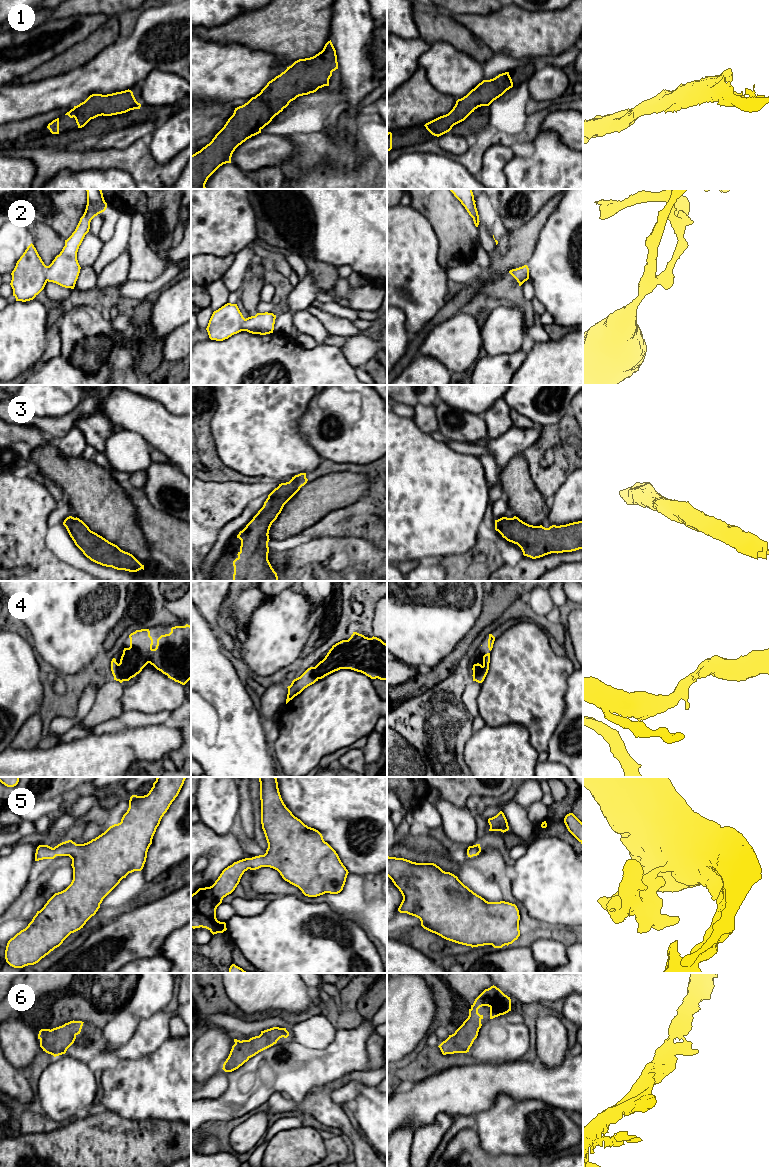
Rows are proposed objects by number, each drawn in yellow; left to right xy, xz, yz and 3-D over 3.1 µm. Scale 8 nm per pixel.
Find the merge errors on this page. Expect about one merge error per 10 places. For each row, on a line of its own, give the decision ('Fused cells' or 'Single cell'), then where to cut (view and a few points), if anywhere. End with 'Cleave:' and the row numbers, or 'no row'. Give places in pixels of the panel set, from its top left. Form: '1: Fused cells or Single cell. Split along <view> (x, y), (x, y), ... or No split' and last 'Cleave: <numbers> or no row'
1: Single cell. No split
2: Single cell. No split
3: Single cell. No split
4: Single cell. No split
5: Single cell. No split
6: Single cell. No split
Cleave: no row

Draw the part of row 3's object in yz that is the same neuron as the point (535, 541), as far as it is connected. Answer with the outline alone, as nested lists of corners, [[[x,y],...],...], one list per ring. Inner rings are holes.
[[[502,517],[495,520],[495,530],[507,541],[517,544],[524,556],[532,559],[540,558],[551,553],[572,552],[583,549],[583,521],[573,522],[566,525],[552,525],[545,528],[542,525],[529,525],[518,517]]]

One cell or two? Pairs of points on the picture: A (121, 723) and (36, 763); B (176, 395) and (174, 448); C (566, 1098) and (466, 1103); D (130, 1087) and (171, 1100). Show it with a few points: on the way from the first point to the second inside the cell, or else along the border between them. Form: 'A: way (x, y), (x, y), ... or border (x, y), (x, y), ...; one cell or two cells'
A: border (120, 731), (89, 734), (74, 740); two cells
B: border (155, 401), (158, 401), (171, 413), (180, 416); two cells
C: way (541, 1084), (491, 1084); one cell
D: way (140, 1088), (159, 1088), (161, 1090); one cell

